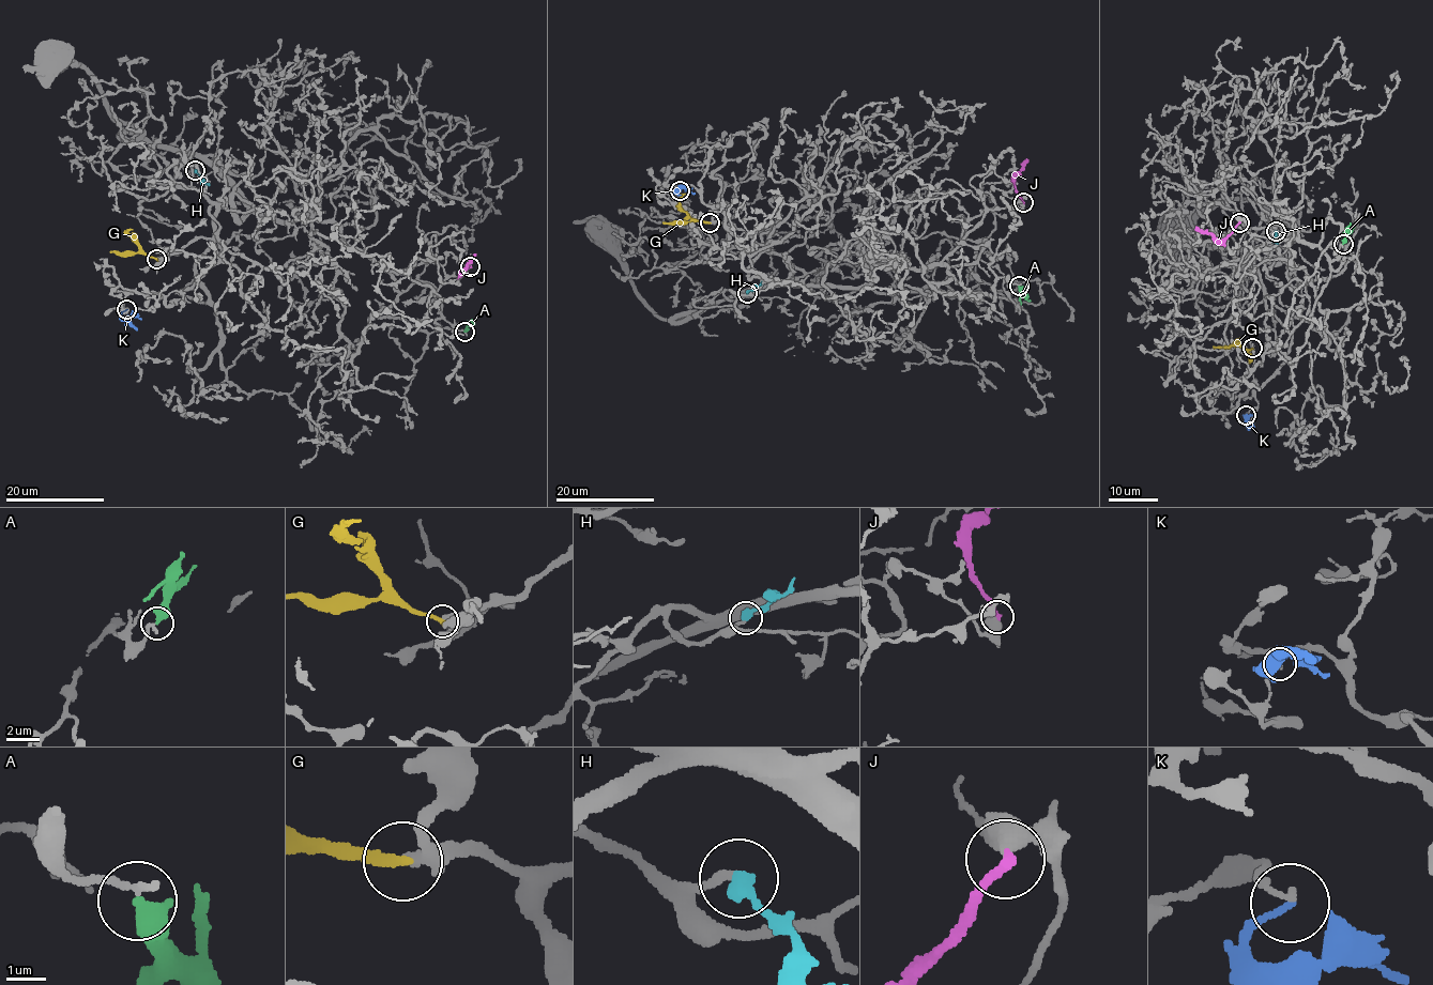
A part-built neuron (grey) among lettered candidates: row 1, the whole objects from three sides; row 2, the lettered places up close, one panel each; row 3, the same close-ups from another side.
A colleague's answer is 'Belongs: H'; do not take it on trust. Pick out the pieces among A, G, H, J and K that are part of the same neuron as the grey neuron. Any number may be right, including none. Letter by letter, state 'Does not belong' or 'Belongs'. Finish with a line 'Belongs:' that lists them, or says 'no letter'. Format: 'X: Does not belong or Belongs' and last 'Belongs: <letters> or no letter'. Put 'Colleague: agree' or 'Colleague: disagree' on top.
Colleague: agree
A: Does not belong
G: Does not belong
H: Belongs
J: Does not belong
K: Does not belong
Belongs: H

